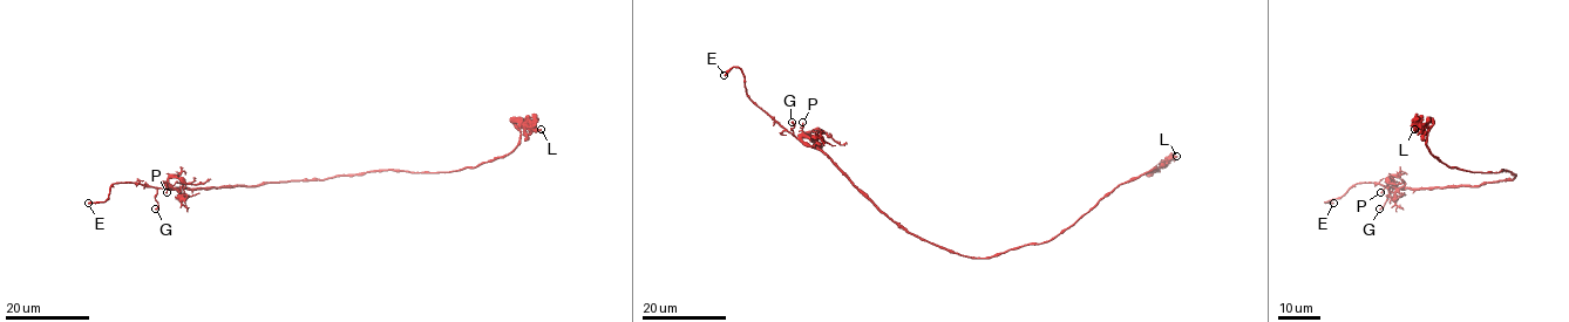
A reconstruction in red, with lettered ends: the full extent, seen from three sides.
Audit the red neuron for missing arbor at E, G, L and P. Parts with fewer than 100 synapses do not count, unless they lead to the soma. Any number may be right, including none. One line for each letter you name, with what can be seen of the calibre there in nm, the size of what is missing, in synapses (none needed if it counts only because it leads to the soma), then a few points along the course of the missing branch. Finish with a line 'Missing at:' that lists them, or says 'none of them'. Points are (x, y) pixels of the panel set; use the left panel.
E: 320 nm | (88, 203), (49, 206), (39, 218), (9, 225), (9, 231)
Missing at: E

